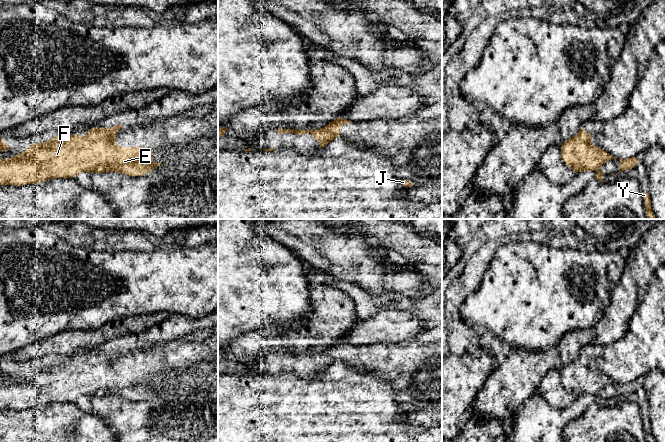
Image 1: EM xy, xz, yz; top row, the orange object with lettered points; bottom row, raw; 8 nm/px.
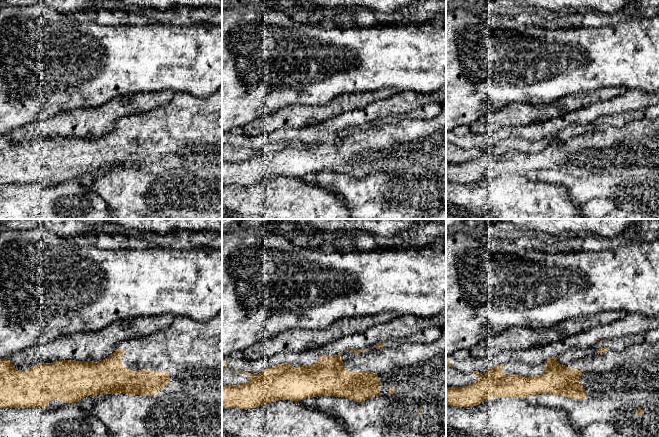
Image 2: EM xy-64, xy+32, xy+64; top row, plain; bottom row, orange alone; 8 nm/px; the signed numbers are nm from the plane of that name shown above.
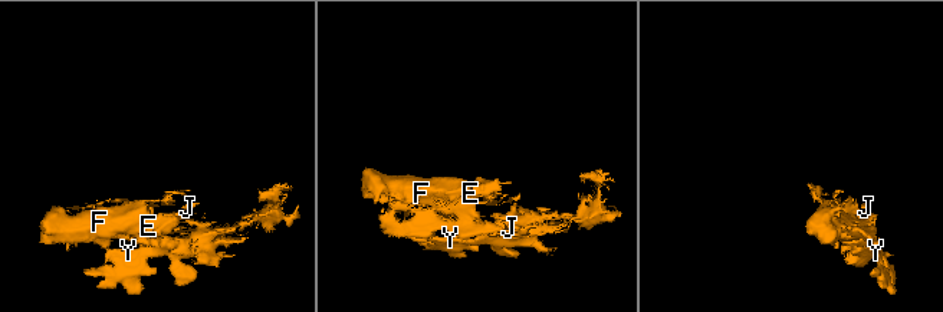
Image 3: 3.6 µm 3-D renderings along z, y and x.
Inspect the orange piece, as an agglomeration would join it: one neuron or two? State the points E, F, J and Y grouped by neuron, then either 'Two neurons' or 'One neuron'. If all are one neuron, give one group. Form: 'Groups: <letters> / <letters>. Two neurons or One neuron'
Groups: E F J Y. One neuron

